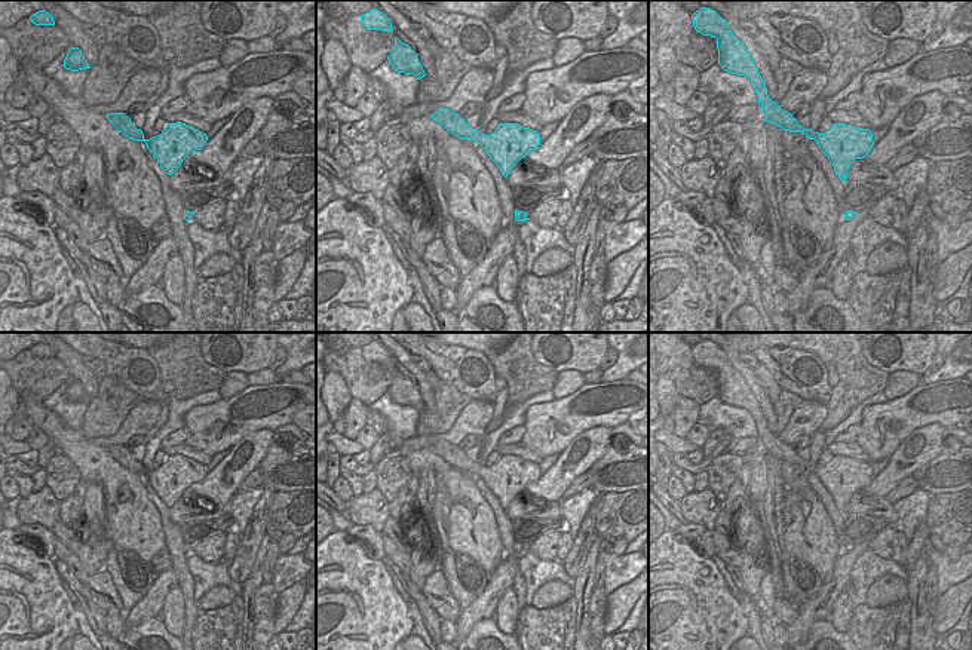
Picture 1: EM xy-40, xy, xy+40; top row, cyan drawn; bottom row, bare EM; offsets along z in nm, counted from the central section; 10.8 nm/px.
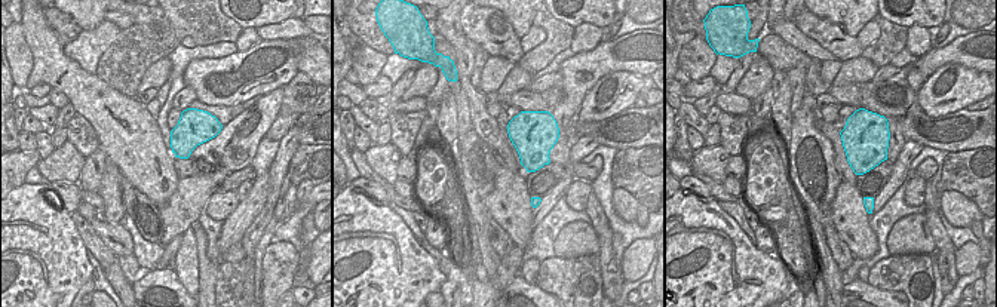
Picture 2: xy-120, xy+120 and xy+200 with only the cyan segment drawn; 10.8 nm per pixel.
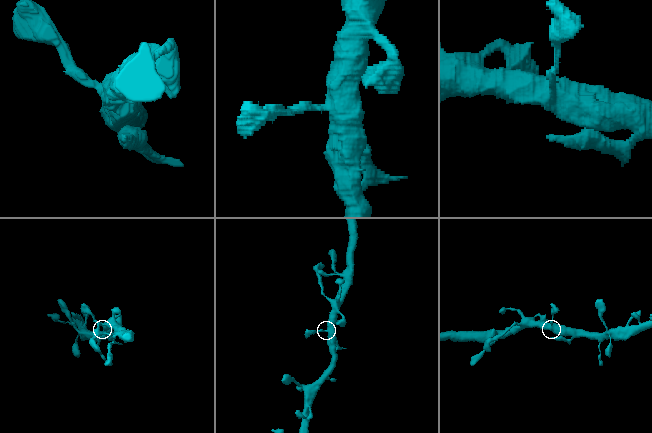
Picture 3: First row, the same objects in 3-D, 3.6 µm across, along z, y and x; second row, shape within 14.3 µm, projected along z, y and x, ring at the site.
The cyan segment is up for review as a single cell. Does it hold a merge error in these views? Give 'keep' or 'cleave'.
keep

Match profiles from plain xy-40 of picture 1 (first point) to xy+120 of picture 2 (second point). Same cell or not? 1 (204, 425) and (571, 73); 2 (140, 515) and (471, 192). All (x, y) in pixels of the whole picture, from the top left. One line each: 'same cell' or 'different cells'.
1: same cell
2: different cells

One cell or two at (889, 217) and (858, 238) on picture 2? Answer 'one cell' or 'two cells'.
two cells

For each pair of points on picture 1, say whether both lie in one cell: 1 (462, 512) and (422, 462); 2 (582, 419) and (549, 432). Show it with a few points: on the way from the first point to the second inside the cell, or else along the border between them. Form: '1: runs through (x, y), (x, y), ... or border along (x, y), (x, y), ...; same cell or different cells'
1: runs through (462, 496), (462, 488), (438, 465); same cell
2: runs through (575, 419), (557, 431); same cell

